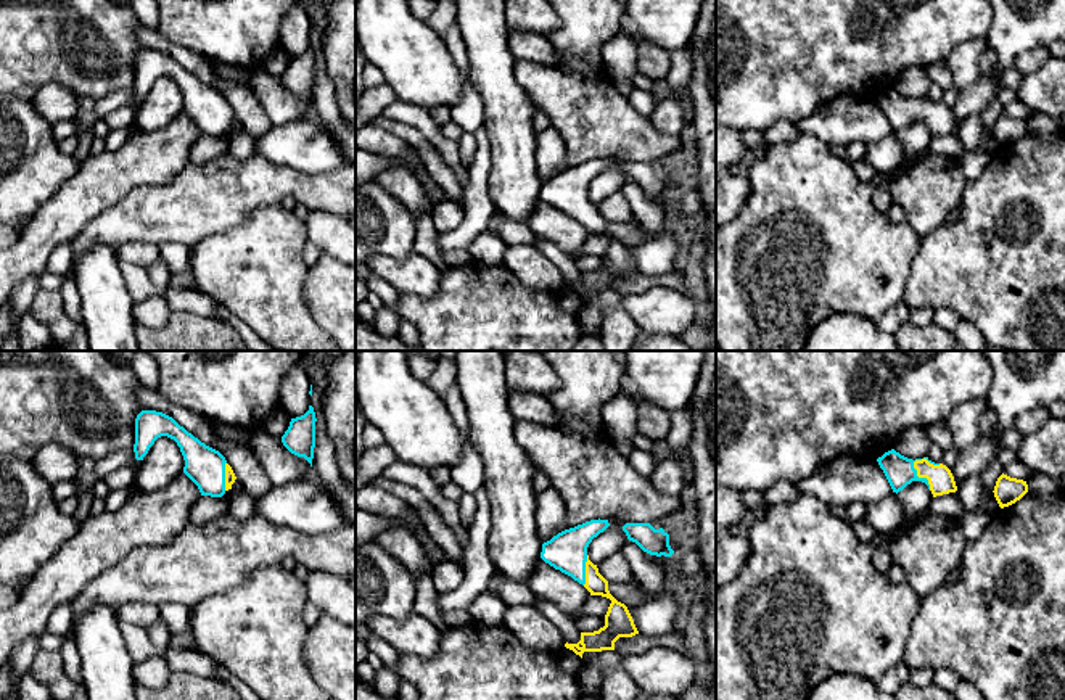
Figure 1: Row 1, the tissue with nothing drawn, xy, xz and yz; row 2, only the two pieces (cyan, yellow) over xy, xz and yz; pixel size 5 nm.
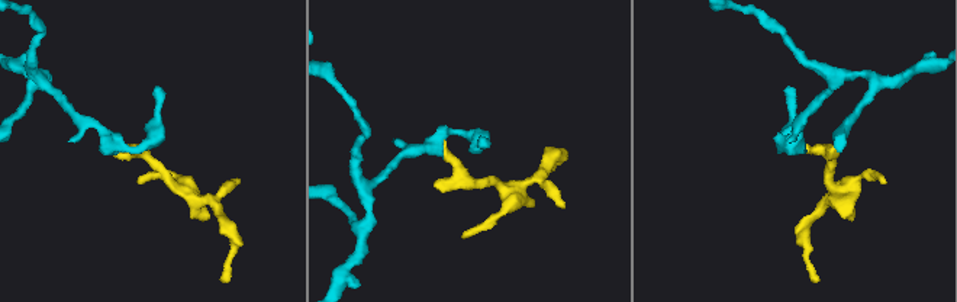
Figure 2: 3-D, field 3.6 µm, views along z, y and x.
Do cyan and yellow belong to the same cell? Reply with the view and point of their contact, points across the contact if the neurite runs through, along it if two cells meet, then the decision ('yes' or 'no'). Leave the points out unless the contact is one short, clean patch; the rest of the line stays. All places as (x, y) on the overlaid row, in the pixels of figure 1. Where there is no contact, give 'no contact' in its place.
meets cyan in yz at (917, 477); yes

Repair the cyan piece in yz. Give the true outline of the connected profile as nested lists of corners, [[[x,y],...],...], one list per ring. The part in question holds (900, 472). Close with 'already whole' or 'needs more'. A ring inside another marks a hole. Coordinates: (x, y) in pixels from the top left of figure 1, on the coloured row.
[[[891,449],[877,462],[896,494],[912,481],[925,483],[933,497],[957,491],[951,470],[943,463],[931,462],[928,457],[912,460]]]; needs more

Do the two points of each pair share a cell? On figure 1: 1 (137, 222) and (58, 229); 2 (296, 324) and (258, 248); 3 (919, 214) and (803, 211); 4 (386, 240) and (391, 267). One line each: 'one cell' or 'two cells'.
1: two cells
2: one cell
3: two cells
4: two cells

